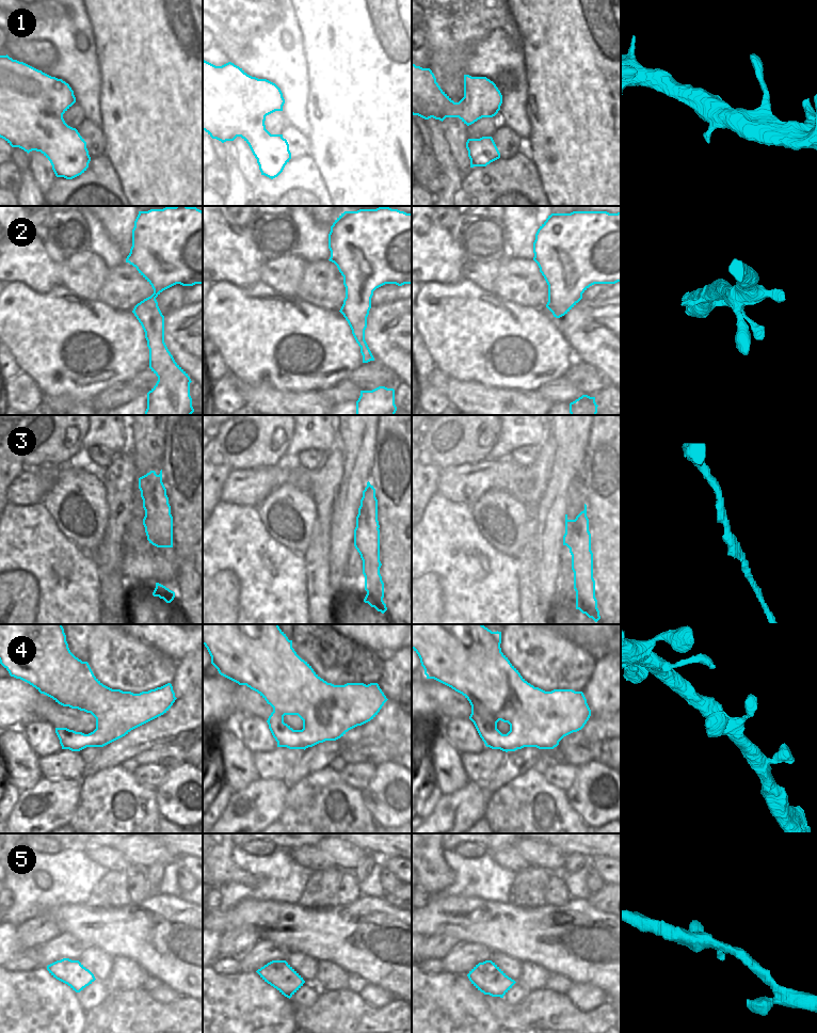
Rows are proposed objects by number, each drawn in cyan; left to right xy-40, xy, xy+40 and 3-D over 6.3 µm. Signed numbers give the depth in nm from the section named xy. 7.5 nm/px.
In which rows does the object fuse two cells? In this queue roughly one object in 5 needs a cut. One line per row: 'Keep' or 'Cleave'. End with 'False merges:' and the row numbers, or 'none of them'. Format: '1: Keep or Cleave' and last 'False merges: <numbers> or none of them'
1: Keep
2: Keep
3: Keep
4: Keep
5: Keep
False merges: none of them.

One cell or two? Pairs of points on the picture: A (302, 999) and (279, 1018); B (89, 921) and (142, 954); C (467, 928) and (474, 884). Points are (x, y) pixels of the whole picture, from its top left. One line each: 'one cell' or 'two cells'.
A: two cells
B: one cell
C: two cells

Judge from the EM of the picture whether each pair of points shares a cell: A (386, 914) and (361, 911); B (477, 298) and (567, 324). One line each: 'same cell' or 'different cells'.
A: same cell
B: different cells

